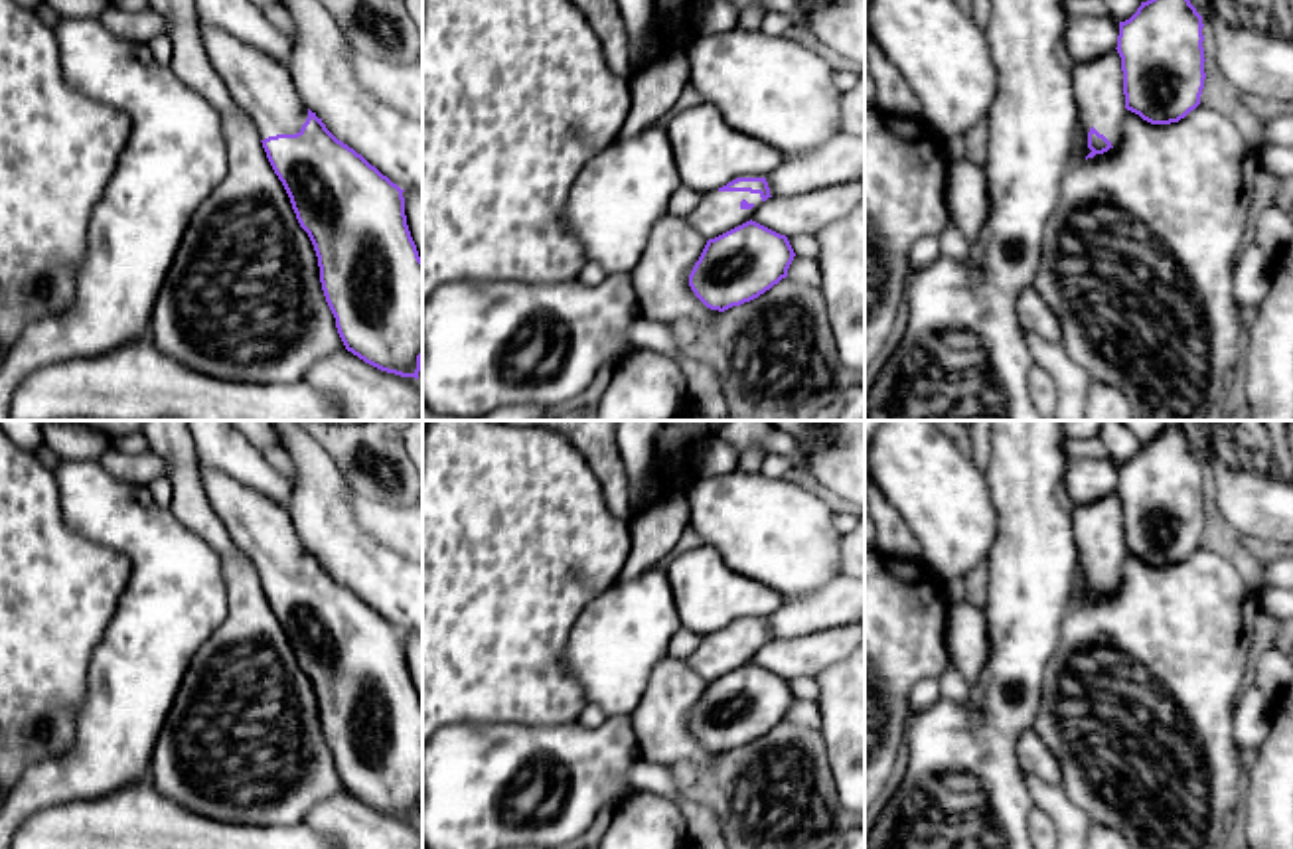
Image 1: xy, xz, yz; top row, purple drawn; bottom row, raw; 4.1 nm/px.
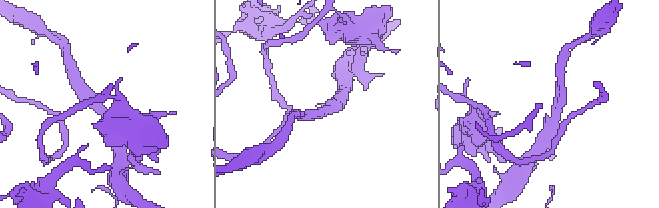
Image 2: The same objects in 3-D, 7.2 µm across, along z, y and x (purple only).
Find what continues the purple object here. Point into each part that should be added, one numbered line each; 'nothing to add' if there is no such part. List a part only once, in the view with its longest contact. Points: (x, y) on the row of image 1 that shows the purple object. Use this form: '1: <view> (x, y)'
1: xy (263, 87)

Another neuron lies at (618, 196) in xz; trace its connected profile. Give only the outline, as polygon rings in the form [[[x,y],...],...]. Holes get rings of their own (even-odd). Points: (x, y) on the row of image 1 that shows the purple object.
[[[649,126],[616,140],[580,170],[563,223],[606,274],[632,272],[679,186],[667,130]]]

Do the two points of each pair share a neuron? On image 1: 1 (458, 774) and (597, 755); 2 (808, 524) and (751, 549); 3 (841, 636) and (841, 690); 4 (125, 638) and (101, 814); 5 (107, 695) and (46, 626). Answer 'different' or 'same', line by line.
1: same
2: same
3: different
4: different
5: different

